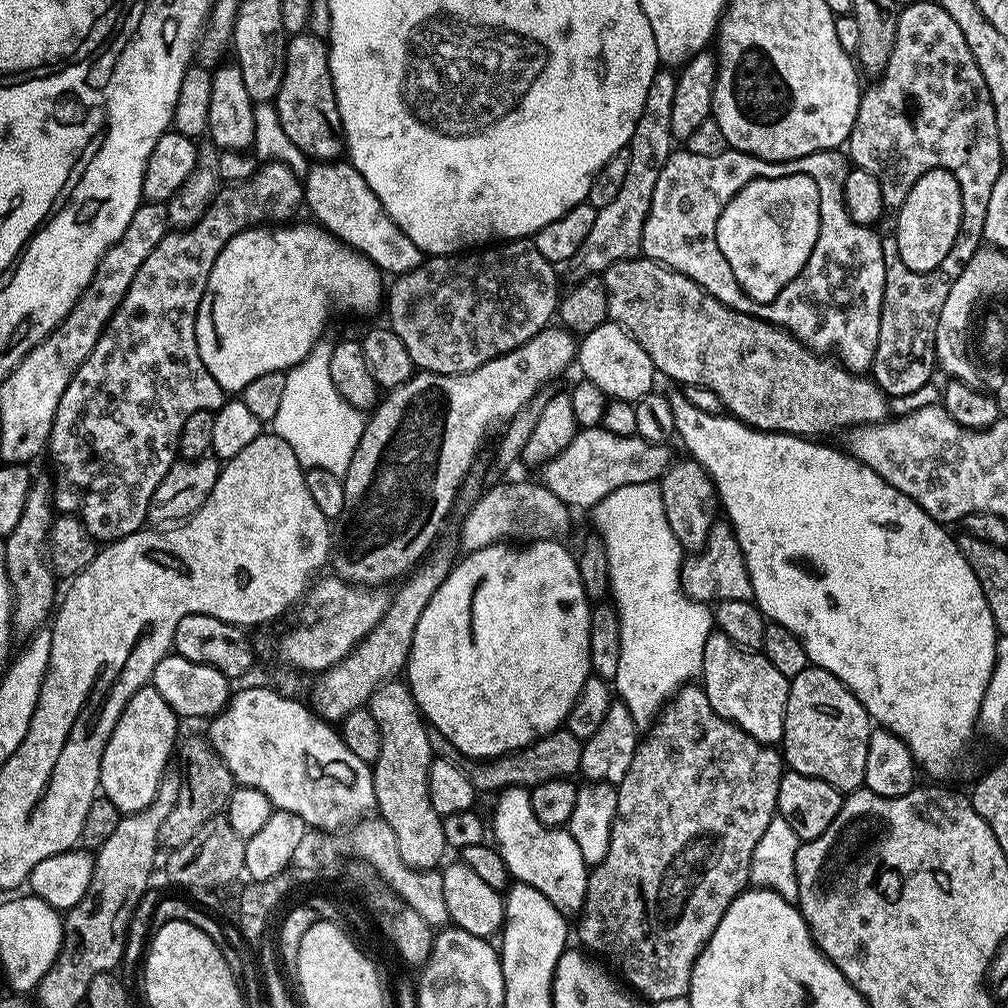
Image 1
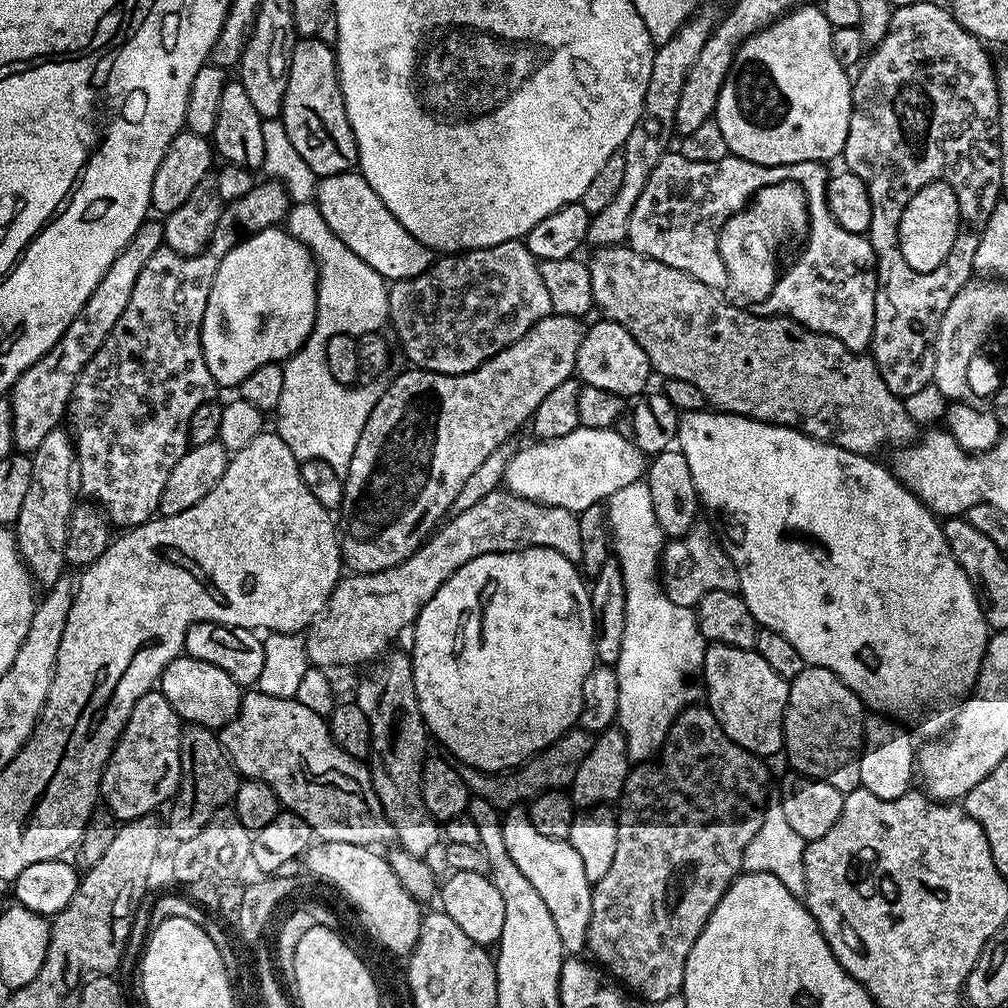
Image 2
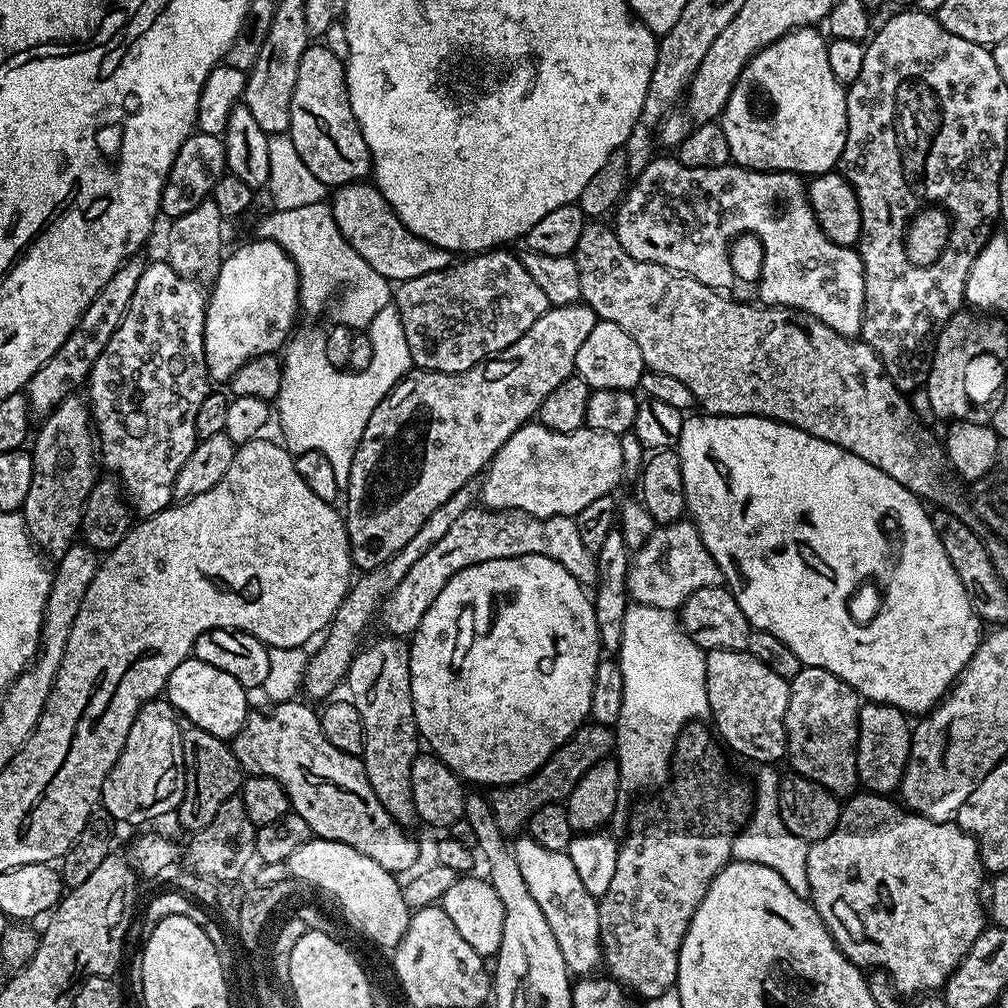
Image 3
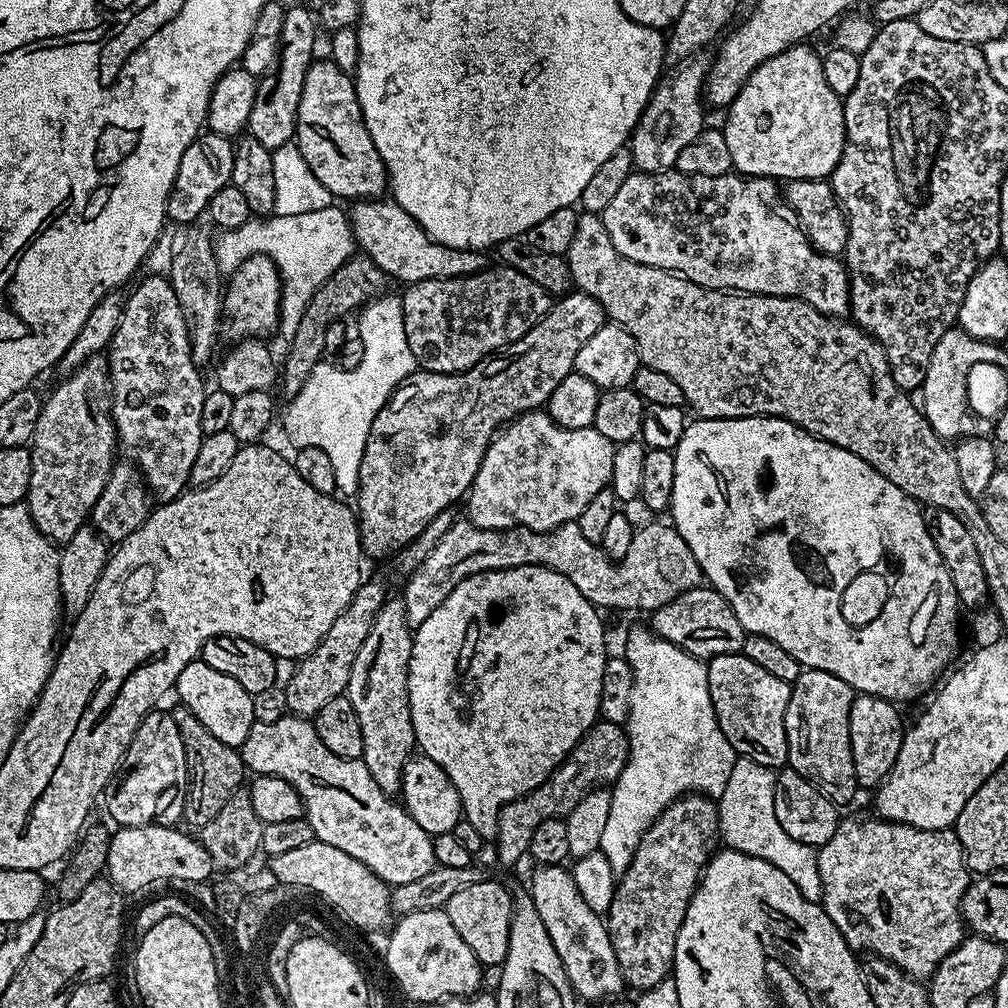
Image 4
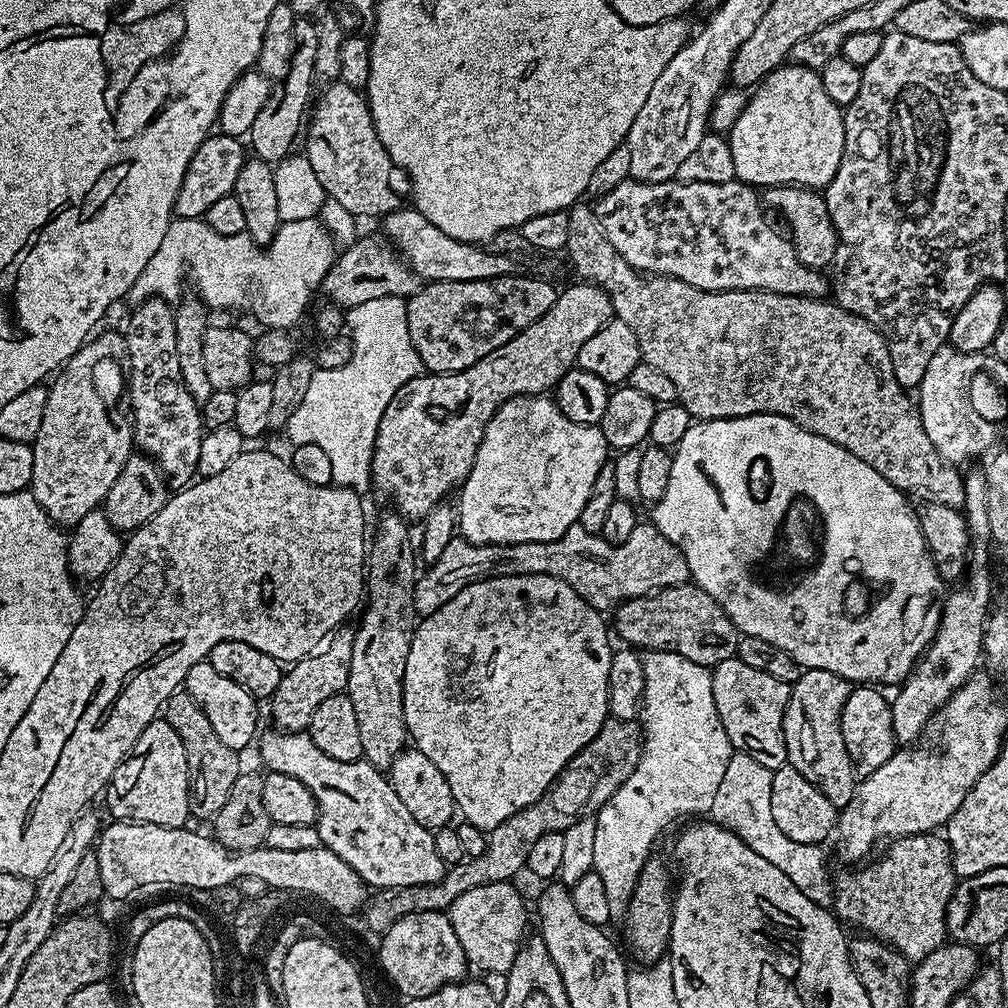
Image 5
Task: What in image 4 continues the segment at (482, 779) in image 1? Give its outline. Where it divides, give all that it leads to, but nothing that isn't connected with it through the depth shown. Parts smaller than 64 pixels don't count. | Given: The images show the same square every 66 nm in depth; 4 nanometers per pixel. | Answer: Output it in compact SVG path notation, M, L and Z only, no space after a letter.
M597 720L593 728L574 746L574 750L570 750L568 757L548 775L546 782L537 784L534 790L500 807L500 811L496 813L497 836L494 847L501 862L516 864L520 859L525 859L528 856L530 837L542 822L550 818L567 817L574 810L574 806L593 788L618 779L622 774L622 766L626 766L627 761L627 731L609 720Z

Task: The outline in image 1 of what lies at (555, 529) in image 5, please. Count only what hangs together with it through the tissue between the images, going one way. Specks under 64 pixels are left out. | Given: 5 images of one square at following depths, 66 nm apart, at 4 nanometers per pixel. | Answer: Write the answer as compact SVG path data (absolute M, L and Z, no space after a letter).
M607 427L586 428L577 431L575 438L560 454L543 465L542 483L562 502L569 506L591 509L606 494L618 490L618 486L631 484L650 484L659 481L664 469L670 463L668 444L655 444L635 434L619 436L616 432L607 432Z

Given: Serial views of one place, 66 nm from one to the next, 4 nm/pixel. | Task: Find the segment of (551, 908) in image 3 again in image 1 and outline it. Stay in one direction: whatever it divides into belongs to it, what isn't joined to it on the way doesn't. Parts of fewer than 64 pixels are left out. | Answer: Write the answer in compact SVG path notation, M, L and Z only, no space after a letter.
M505 788L495 800L492 820L490 816L490 836L502 862L506 862L509 877L544 894L564 917L575 917L586 898L590 871L590 865L582 858L582 850L578 850L578 842L574 842L564 828L547 828L538 822L530 807L529 789Z

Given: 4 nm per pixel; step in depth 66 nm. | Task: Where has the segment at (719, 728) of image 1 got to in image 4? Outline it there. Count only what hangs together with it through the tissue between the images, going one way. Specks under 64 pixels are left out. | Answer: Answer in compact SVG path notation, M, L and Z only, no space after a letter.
M699 794L681 796L650 825L630 866L619 873L614 902L610 902L610 910L606 913L606 923L610 946L614 946L614 958L618 958L618 966L629 989L657 988L662 981L669 979L678 930L682 930L686 910L696 892L696 885L700 883L704 866L713 855L712 843L718 840L719 831L720 814L715 799Z

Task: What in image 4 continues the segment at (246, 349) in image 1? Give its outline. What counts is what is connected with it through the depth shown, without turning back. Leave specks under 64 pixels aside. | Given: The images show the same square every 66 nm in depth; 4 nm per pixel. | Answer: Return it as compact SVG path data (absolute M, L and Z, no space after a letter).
M268 256L246 258L227 277L222 292L222 324L232 338L268 338L280 323L280 271Z

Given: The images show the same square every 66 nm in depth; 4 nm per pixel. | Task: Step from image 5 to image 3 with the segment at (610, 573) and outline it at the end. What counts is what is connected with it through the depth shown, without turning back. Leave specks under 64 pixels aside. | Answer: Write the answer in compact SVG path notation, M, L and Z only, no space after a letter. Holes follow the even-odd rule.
M477 506L466 510L466 514L450 526L450 531L424 557L418 558L414 566L410 566L406 578L402 578L402 582L398 582L394 591L384 599L378 612L379 623L384 623L383 631L397 638L411 637L418 630L426 610L430 610L434 598L442 594L442 586L446 586L458 570L466 570L466 566L478 562L494 562L494 558L518 558L526 554L554 558L558 566L566 566L566 570L574 574L579 584L592 586L597 583L596 557L582 546L573 517L551 516L543 520L513 508L497 512ZM681 518L675 524L657 527L647 542L635 549L628 572L628 595L637 604L671 612L679 610L694 590L715 588L721 580L720 567L706 550L696 525L691 519Z

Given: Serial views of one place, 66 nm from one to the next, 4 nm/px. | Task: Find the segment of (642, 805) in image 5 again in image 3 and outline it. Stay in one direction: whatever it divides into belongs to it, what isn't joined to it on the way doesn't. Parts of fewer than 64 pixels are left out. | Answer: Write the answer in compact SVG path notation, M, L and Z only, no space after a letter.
M629 603L618 653L622 670L622 714L614 725L614 761L620 772L621 793L647 793L659 789L669 779L672 752L680 731L687 724L703 721L709 715L705 655L705 649L698 647L684 633L684 626L675 611Z

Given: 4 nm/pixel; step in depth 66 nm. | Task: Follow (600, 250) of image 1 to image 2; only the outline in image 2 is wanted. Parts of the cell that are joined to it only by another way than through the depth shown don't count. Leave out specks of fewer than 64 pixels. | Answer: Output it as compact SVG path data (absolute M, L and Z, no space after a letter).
M703 8L689 16L688 21L675 35L656 49L654 66L650 66L650 82L646 85L646 98L642 98L642 114L638 114L638 122L634 122L634 130L630 130L630 138L626 138L622 149L626 158L622 186L618 189L618 195L610 201L610 206L592 216L588 227L589 245L607 248L609 244L624 244L627 241L634 202L638 202L638 194L646 190L646 181L649 180L650 174L654 174L654 166L658 166L658 162L662 162L662 158L670 150L671 144L668 143L671 142L672 136L674 140L678 97L682 94L686 74L690 74L690 66L694 66L702 46L706 46L718 23L718 12L716 16L714 9Z

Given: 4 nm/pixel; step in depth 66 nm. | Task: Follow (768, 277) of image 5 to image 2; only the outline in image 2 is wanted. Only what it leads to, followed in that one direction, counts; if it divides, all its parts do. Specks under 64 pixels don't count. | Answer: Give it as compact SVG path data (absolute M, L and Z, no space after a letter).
M669 150L662 158L662 162L658 162L658 166L654 166L654 174L650 174L649 180L646 181L646 190L642 190L642 194L638 194L638 202L634 202L634 210L630 214L630 230L626 241L627 247L632 248L638 254L654 258L658 262L662 262L666 266L674 266L674 270L682 270L686 274L690 274L694 278L698 278L698 282L702 282L706 286L720 290L728 284L728 271L720 257L720 237L718 229L721 224L725 224L728 219L736 212L741 212L744 205L755 196L759 188L765 188L771 184L776 184L779 180L789 180L795 184L804 187L806 200L808 202L808 231L806 233L806 241L808 245L800 252L800 257L789 266L788 269L781 271L776 277L776 285L772 293L762 301L762 312L766 316L789 316L791 320L797 320L802 326L806 326L811 332L818 332L821 336L833 336L838 338L838 342L846 345L851 352L863 353L865 349L872 343L872 335L874 334L874 294L876 293L876 255L872 249L871 242L867 235L859 232L850 232L842 230L842 226L838 226L838 222L834 218L834 214L830 214L830 206L828 205L828 178L829 169L826 170L824 164L815 164L814 162L804 162L802 164L781 164L779 167L770 164L755 164L754 162L746 162L742 158L729 154L726 158L722 158L718 162L690 162L690 158L686 158L679 150Z

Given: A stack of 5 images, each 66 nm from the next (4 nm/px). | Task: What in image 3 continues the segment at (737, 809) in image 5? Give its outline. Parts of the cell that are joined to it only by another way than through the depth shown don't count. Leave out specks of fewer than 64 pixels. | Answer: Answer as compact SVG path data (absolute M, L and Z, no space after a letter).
M761 764L755 769L754 803L752 814L747 824L737 832L732 843L732 855L742 862L754 862L762 866L770 866L770 870L778 870L782 878L786 878L786 886L794 890L794 894L807 897L810 893L810 882L806 872L809 841L798 838L786 830L786 822L782 822L782 814L778 810L778 790L780 789L779 771L771 764Z

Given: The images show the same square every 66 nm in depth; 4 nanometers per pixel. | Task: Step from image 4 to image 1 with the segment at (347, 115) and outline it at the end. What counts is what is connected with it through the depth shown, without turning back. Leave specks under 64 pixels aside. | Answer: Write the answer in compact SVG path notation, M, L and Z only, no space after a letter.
M305 30L289 39L284 55L282 86L274 105L287 137L304 155L316 162L341 159L345 151L344 127L338 114L325 37Z

